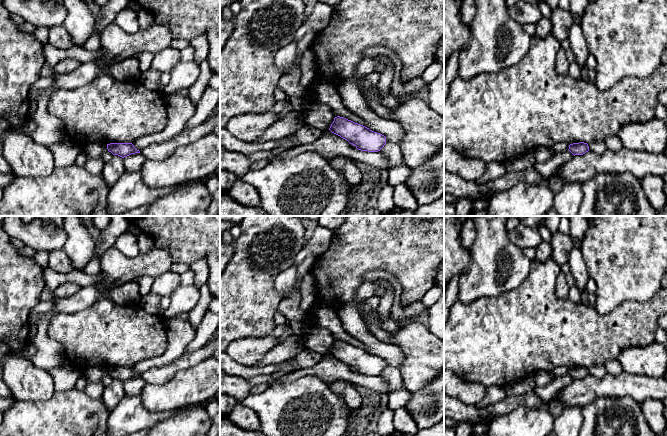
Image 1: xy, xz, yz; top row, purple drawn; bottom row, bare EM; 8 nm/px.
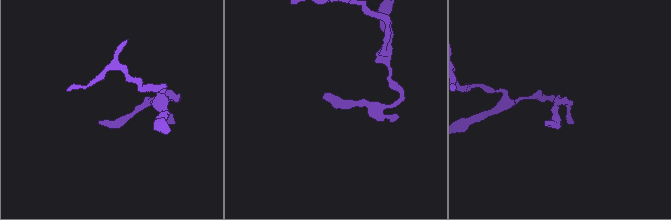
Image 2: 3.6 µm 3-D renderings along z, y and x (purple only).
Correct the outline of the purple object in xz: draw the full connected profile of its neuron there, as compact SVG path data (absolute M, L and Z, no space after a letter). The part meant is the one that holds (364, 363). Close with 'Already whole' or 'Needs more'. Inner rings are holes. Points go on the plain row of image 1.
M340 340L334 342L329 354L361 375L378 376L386 368L384 359Z. Already whole

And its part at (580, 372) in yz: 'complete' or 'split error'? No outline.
complete

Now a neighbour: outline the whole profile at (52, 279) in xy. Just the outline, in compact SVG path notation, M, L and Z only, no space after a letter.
M47 266L43 268L42 276L44 280L44 286L51 293L54 293L55 289L65 282L72 282L78 284L80 287L86 287L95 285L96 283L100 283L103 280L103 276L101 273L90 275L73 268L73 270L68 274L61 274L55 272Z

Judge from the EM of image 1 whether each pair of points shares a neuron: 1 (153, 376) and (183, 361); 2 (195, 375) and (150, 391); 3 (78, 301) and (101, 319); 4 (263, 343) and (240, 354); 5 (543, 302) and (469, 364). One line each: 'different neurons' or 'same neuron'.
1: same neuron
2: same neuron
3: different neurons
4: same neuron
5: same neuron

